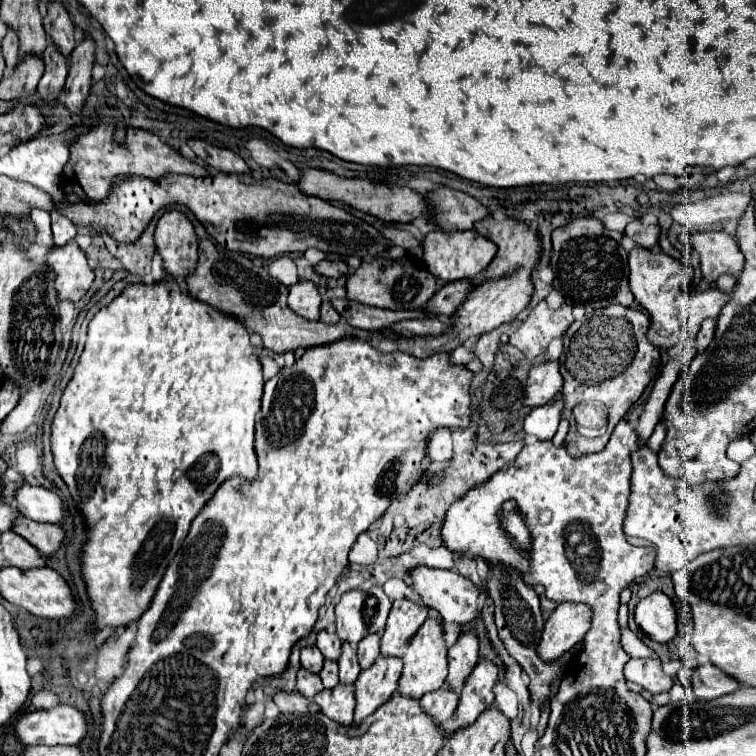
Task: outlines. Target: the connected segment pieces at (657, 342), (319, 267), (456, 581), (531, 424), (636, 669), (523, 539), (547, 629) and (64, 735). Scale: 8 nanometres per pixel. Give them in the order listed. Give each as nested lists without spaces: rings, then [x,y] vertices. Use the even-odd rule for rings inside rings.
[[[634,246],[628,256],[630,262],[630,288],[634,292],[634,298],[646,308],[650,314],[650,330],[648,340],[658,348],[674,346],[676,342],[676,330],[678,330],[678,316],[676,316],[676,294],[690,282],[690,272],[678,258],[672,258],[664,254],[662,250],[646,250],[642,246]]]
[[[322,260],[320,264],[316,264],[316,272],[328,278],[338,278],[338,274],[348,274],[348,264],[346,262],[330,262],[330,260]]]
[[[420,566],[420,568],[412,568],[408,572],[410,578],[410,588],[414,594],[420,596],[420,600],[424,604],[428,604],[430,608],[434,608],[436,612],[440,612],[444,622],[460,622],[460,624],[468,624],[478,616],[478,588],[464,576],[460,576],[458,572],[452,570],[440,570],[440,568],[428,568],[428,566]]]
[[[562,398],[552,400],[550,404],[544,404],[544,406],[536,406],[524,420],[526,436],[538,438],[538,440],[552,440],[552,436],[556,434],[562,410],[564,410]]]
[[[630,658],[624,668],[626,680],[642,686],[652,694],[668,692],[674,680],[662,672],[662,662],[658,658]]]
[[[506,504],[506,506],[504,506],[502,520],[504,520],[504,530],[506,530],[508,534],[512,534],[522,548],[528,548],[528,544],[530,544],[530,532],[528,532],[528,528],[524,526],[522,518],[518,516],[514,504]]]
[[[562,602],[546,620],[538,644],[540,658],[552,662],[584,638],[592,624],[592,608],[582,602]]]
[[[54,706],[24,714],[16,724],[16,736],[32,744],[78,744],[88,734],[86,714],[74,706]]]

